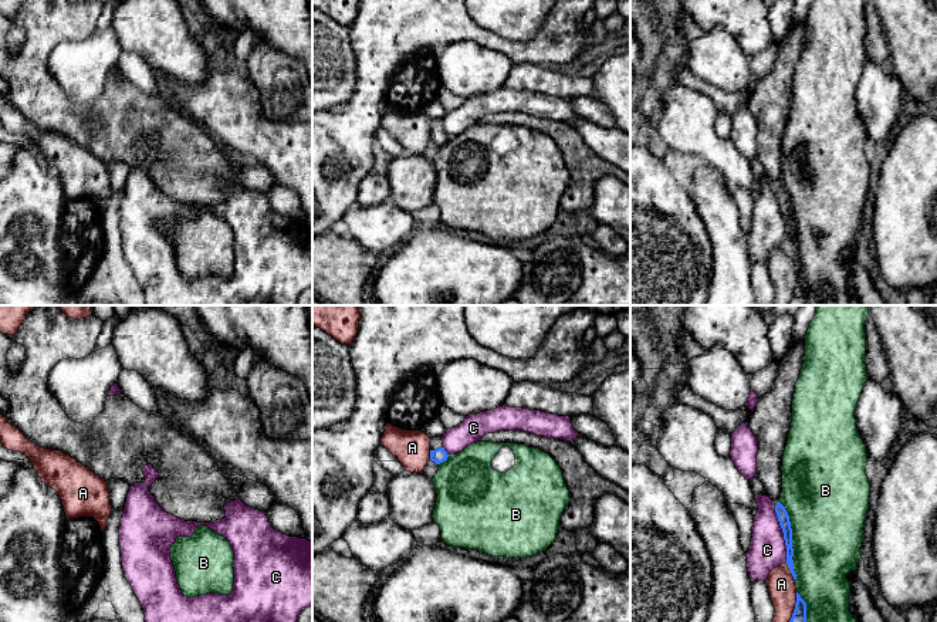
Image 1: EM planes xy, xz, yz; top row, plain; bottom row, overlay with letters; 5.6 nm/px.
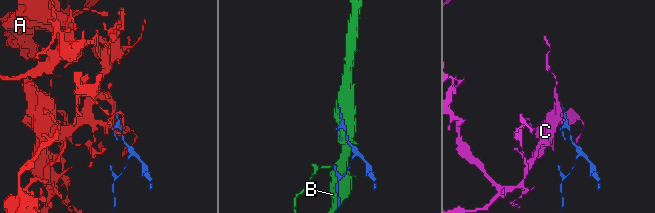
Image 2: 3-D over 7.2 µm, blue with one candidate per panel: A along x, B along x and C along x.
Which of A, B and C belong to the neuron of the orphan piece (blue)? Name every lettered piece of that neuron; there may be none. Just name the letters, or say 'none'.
none

